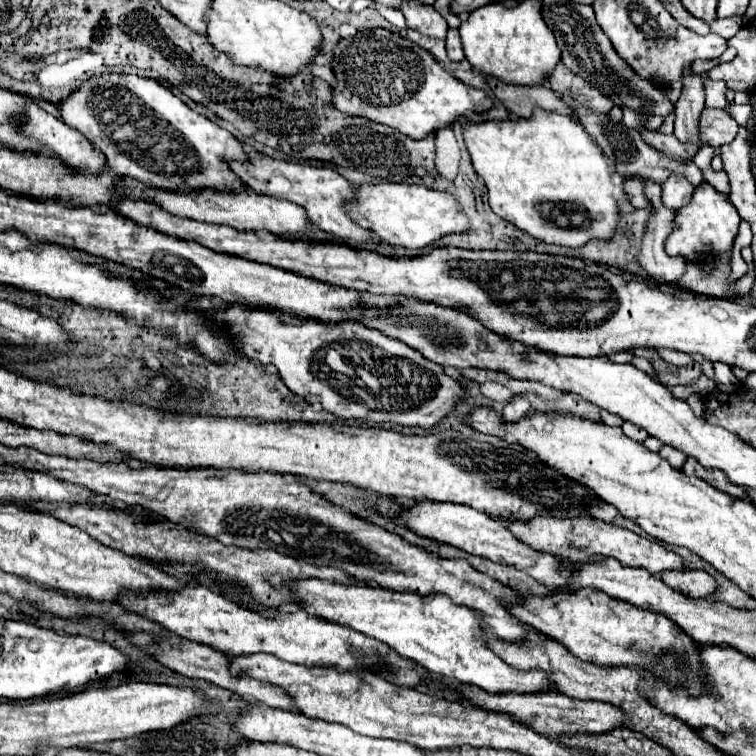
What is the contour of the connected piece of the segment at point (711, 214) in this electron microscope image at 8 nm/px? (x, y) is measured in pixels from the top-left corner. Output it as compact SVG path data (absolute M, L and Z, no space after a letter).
M705 181L695 189L695 195L689 201L689 205L685 205L685 207L681 207L681 211L677 211L675 227L673 227L671 235L665 239L665 253L671 257L683 257L685 261L703 261L709 257L719 259L719 257L731 253L733 241L739 233L739 223L741 223L741 217L739 217L737 209L729 203L729 199L719 195Z

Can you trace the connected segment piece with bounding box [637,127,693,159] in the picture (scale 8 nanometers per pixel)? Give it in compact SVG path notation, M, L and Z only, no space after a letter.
M639 127L637 129L639 135L643 137L643 141L655 149L659 149L665 155L673 155L675 159L693 159L693 155L689 155L689 147L681 147L681 143L677 141L675 135L665 135L661 131L653 131L653 129L645 129Z

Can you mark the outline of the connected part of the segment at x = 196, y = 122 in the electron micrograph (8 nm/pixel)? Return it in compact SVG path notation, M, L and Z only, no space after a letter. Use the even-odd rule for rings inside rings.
M115 73L91 77L65 101L61 101L59 109L63 123L83 133L97 149L101 149L107 157L109 167L119 175L135 177L147 187L177 193L191 193L201 189L251 193L251 187L241 183L241 179L229 169L229 161L245 161L249 157L243 145L229 131L211 123L207 117L191 111L181 99L177 99L169 89L165 89L153 79Z

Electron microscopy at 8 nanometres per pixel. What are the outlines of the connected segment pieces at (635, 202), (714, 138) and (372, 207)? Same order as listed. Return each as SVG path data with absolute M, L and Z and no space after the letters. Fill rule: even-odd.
M625 177L625 193L629 195L631 205L637 207L637 209L647 209L649 207L649 199L645 195L645 181L647 179Z
M703 109L701 113L701 141L711 147L731 143L737 135L737 121L729 115L729 109Z
M359 185L355 187L355 201L349 205L349 215L361 227L375 231L381 241L405 249L423 249L435 245L445 235L461 235L469 231L469 219L453 195L423 185Z

